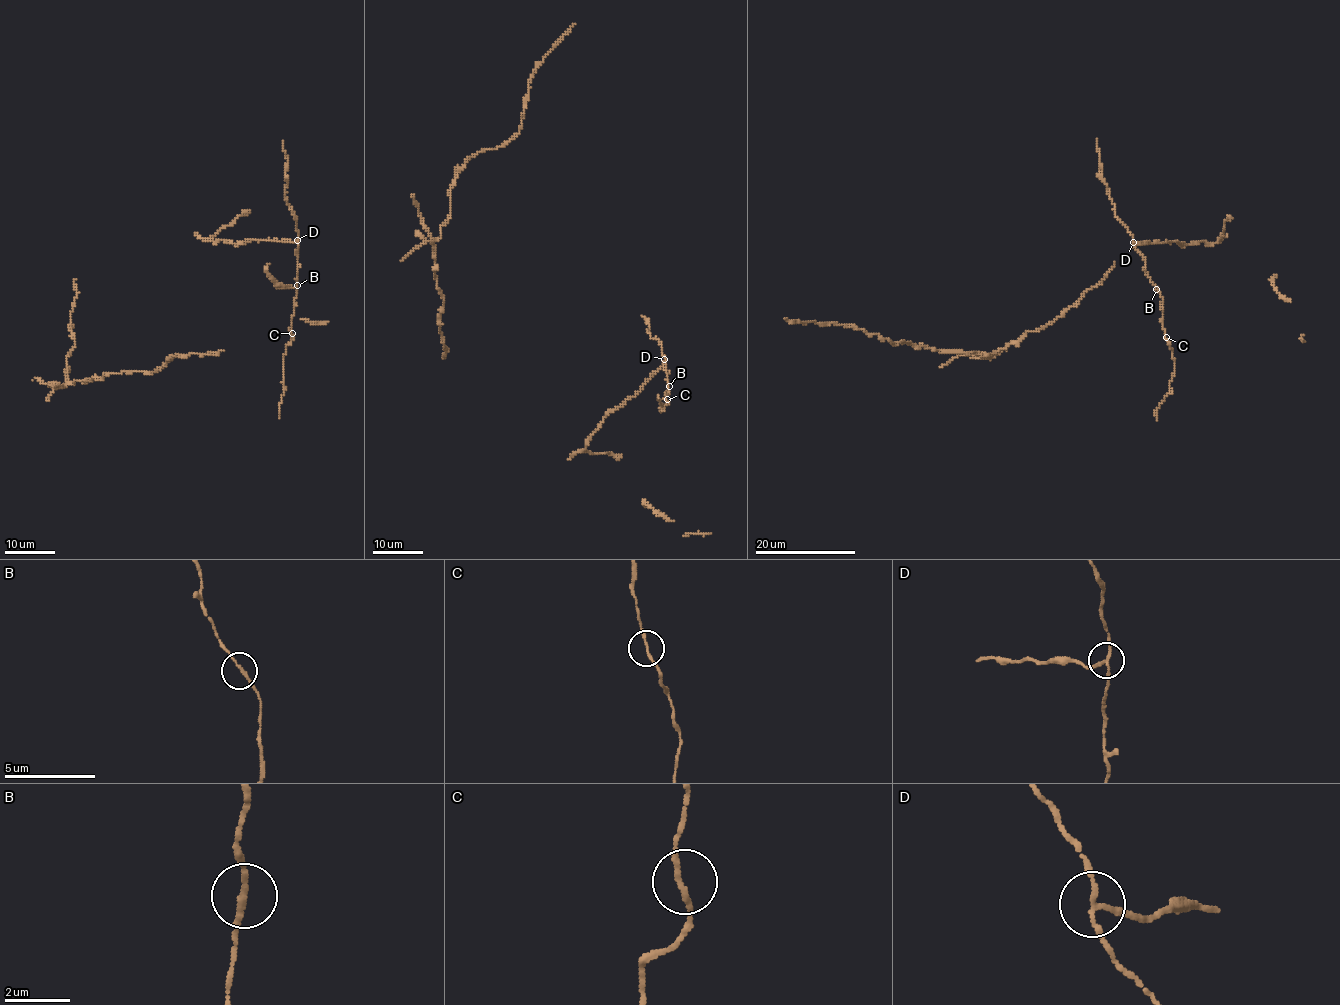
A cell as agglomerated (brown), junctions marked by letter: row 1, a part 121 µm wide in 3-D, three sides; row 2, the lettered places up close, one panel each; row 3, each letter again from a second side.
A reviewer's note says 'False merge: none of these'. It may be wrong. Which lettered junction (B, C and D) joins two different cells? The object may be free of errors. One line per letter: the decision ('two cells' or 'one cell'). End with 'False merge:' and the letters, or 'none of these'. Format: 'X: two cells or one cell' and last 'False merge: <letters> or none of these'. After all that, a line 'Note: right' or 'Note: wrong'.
B: one cell
C: one cell
D: two cells
False merge: D
Note: wrong

